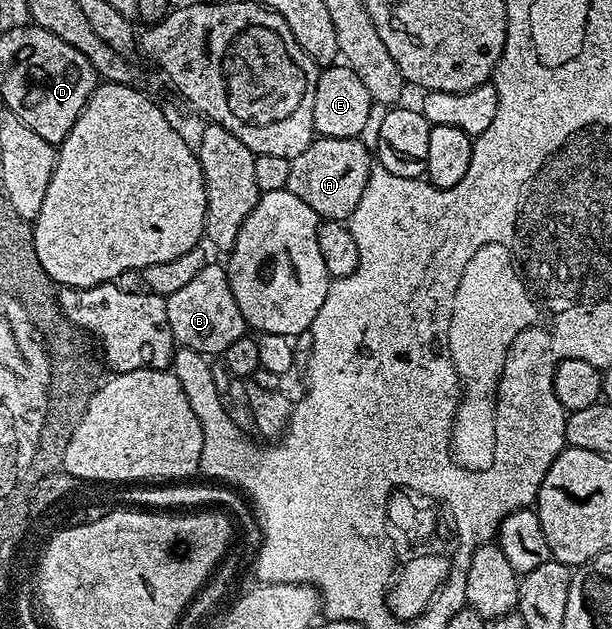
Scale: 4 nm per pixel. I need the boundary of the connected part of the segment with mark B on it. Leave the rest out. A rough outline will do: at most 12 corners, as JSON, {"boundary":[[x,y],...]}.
{"boundary":[[209,264],[166,300],[183,349],[223,355],[246,334],[228,271]]}

